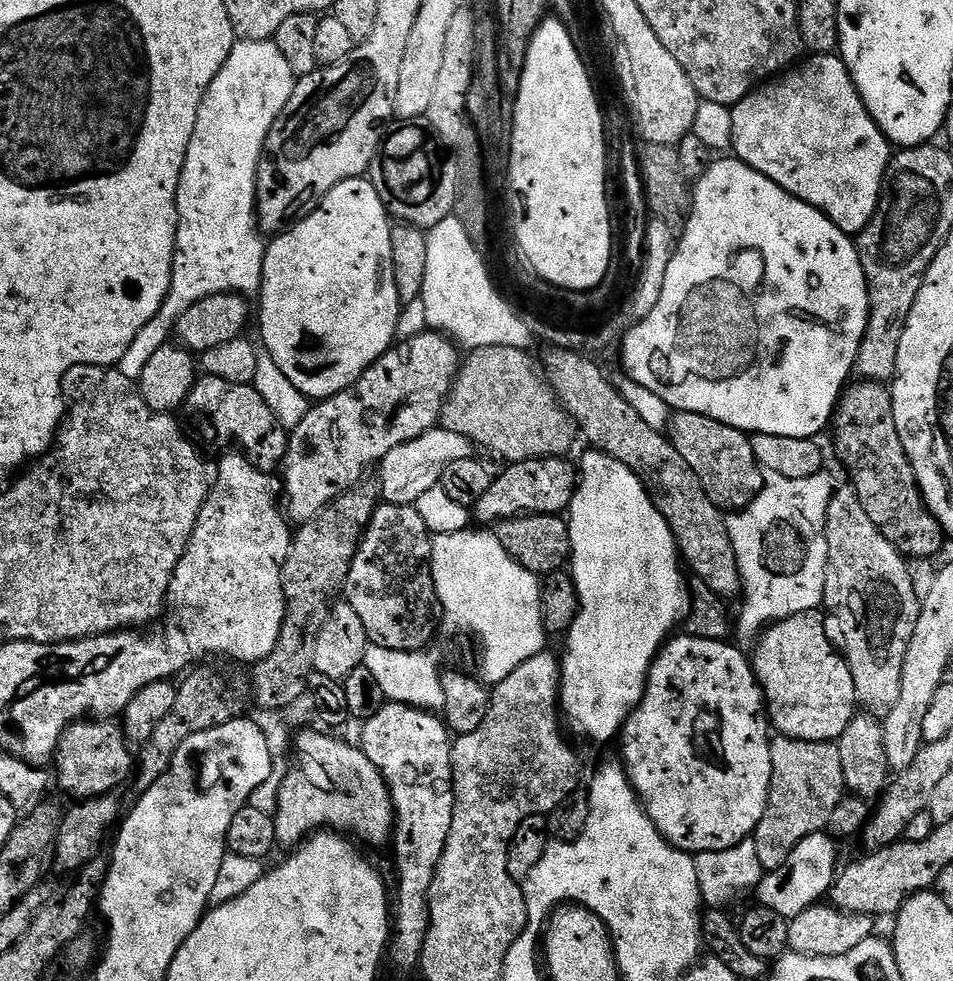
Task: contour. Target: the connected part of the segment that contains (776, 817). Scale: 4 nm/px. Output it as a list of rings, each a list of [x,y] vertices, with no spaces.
[[[777,735],[772,740],[772,781],[766,810],[754,833],[758,861],[763,871],[778,870],[802,838],[824,832],[830,822],[830,814],[845,795],[842,759],[835,743],[827,740],[806,742]]]

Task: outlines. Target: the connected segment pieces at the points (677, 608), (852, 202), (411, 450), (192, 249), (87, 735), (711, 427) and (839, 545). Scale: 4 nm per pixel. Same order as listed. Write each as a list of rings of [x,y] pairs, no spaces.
[[[588,450],[588,453],[584,456],[584,461],[578,464],[576,493],[572,499],[572,505],[570,505],[566,513],[566,519],[570,530],[570,546],[572,547],[570,575],[576,587],[580,608],[576,612],[574,622],[569,626],[566,635],[563,637],[563,640],[565,639],[565,656],[561,655],[559,657],[560,698],[558,708],[566,721],[567,731],[569,728],[574,735],[581,736],[584,740],[593,740],[596,744],[608,744],[611,740],[613,743],[619,737],[620,729],[624,727],[628,716],[640,705],[640,700],[644,697],[644,686],[648,682],[648,672],[651,670],[652,664],[656,661],[656,657],[660,655],[660,649],[664,647],[669,637],[677,631],[678,625],[688,614],[690,593],[685,573],[682,571],[680,550],[676,547],[676,539],[666,522],[666,518],[662,518],[662,514],[654,506],[654,502],[648,496],[648,491],[644,488],[644,483],[622,462],[610,458],[605,452]]]
[[[812,54],[807,58],[801,59],[799,63],[795,66],[779,73],[775,78],[763,83],[759,88],[748,93],[746,98],[742,98],[738,101],[737,104],[731,105],[730,111],[732,113],[732,147],[731,151],[734,153],[735,159],[741,161],[744,164],[745,168],[753,168],[754,170],[758,170],[758,174],[760,176],[765,176],[768,179],[770,184],[776,185],[777,189],[782,192],[789,192],[793,198],[801,200],[802,202],[806,202],[808,207],[815,208],[819,215],[826,218],[827,223],[833,224],[834,226],[838,226],[838,230],[842,230],[847,234],[847,236],[855,237],[858,233],[862,231],[863,228],[868,225],[870,222],[870,218],[874,218],[874,214],[876,213],[876,203],[880,200],[880,192],[884,188],[884,172],[888,169],[888,162],[892,159],[894,152],[890,147],[888,140],[882,134],[882,130],[878,125],[876,125],[870,113],[866,110],[866,106],[862,102],[862,98],[859,94],[856,93],[856,87],[854,86],[854,82],[852,81],[852,75],[848,73],[848,67],[844,65],[844,61],[840,59],[839,55],[836,54]]]
[[[439,426],[431,428],[426,434],[390,450],[378,465],[380,480],[378,491],[385,504],[411,504],[432,487],[439,485],[442,474],[450,462],[462,462],[462,458],[470,455],[470,445],[462,434],[454,434]]]
[[[240,40],[230,50],[230,58],[226,58],[222,70],[218,70],[218,78],[214,78],[214,82],[210,82],[210,86],[202,98],[202,106],[198,110],[198,122],[194,126],[194,138],[190,138],[190,146],[186,150],[186,162],[182,166],[182,178],[178,182],[178,198],[176,201],[178,202],[178,218],[180,221],[178,222],[178,234],[176,235],[176,253],[174,254],[170,290],[162,304],[162,310],[158,310],[158,314],[150,322],[146,322],[146,326],[138,332],[138,338],[134,338],[134,342],[130,344],[130,350],[126,350],[126,354],[120,359],[118,371],[126,374],[128,380],[133,382],[139,381],[142,370],[146,370],[146,365],[150,362],[150,357],[163,344],[169,343],[173,339],[178,318],[183,312],[190,310],[190,306],[194,306],[194,302],[198,302],[202,298],[210,298],[214,294],[239,294],[245,298],[252,298],[259,293],[260,283],[264,277],[266,240],[263,240],[265,237],[258,227],[256,218],[256,175],[260,169],[260,156],[264,152],[266,138],[270,134],[274,122],[282,114],[286,102],[290,102],[290,98],[296,89],[297,79],[298,77],[293,74],[289,64],[286,63],[282,50],[278,50],[278,46],[272,40]]]
[[[85,718],[77,720],[64,731],[60,745],[56,747],[54,757],[54,780],[60,783],[60,788],[68,796],[73,796],[73,801],[92,800],[95,796],[107,796],[117,791],[116,787],[127,781],[134,772],[134,752],[131,752],[130,741],[119,723],[108,718]]]
[[[676,412],[673,417],[671,442],[682,454],[686,466],[694,470],[712,505],[721,510],[748,508],[764,486],[764,469],[754,458],[749,433],[739,432],[706,414]]]
[[[844,486],[844,488],[837,487],[833,491],[829,500],[829,508],[825,514],[825,536],[826,547],[829,552],[828,565],[825,570],[825,596],[822,605],[824,629],[836,651],[844,657],[844,661],[850,666],[850,678],[854,678],[857,705],[865,713],[875,714],[877,717],[883,718],[887,712],[894,710],[894,705],[898,702],[898,693],[902,690],[902,662],[906,662],[906,650],[910,646],[910,638],[914,638],[914,626],[918,626],[922,600],[918,592],[916,596],[916,584],[912,581],[911,574],[908,573],[909,561],[901,556],[900,551],[880,533],[878,526],[874,526],[874,522],[870,522],[870,517],[866,515],[862,502],[858,502],[858,494],[850,486]]]

